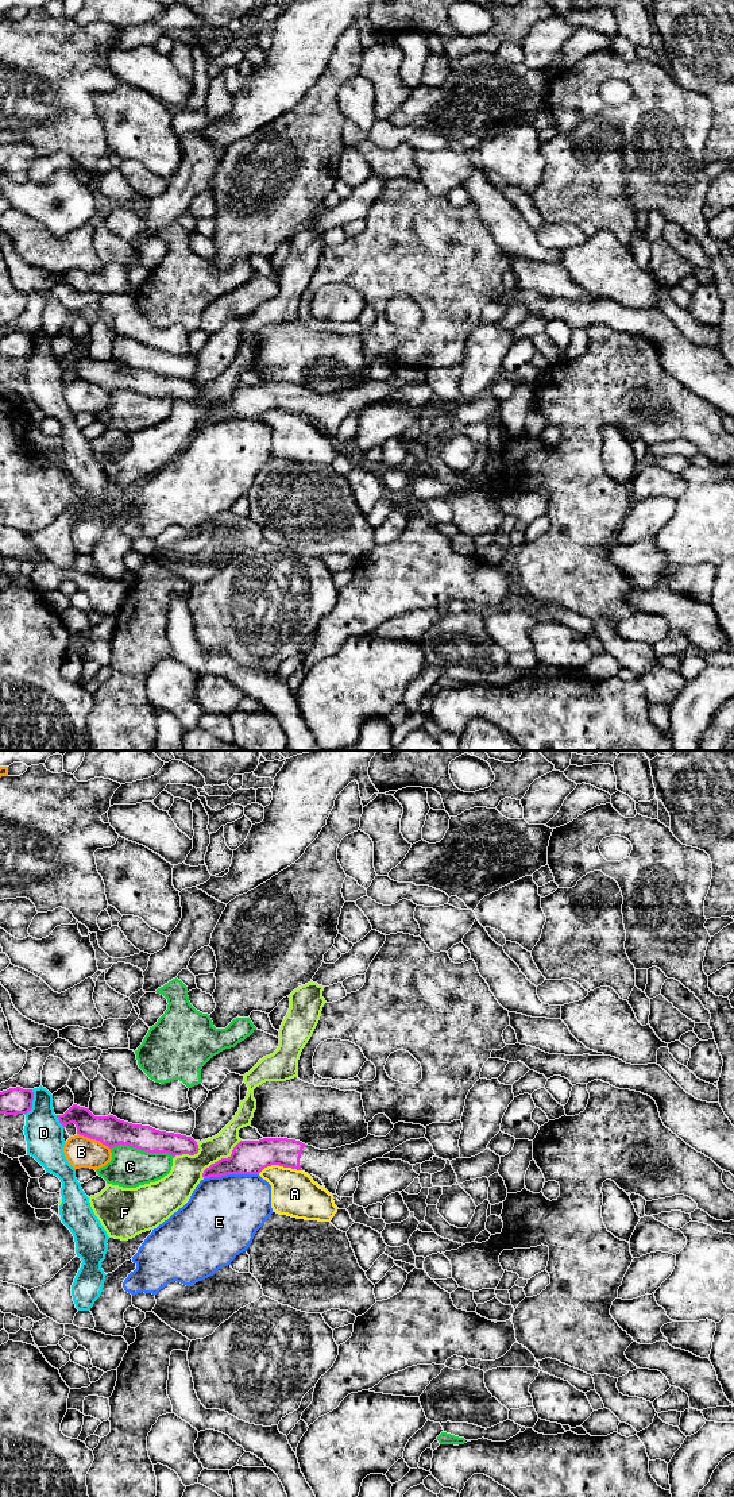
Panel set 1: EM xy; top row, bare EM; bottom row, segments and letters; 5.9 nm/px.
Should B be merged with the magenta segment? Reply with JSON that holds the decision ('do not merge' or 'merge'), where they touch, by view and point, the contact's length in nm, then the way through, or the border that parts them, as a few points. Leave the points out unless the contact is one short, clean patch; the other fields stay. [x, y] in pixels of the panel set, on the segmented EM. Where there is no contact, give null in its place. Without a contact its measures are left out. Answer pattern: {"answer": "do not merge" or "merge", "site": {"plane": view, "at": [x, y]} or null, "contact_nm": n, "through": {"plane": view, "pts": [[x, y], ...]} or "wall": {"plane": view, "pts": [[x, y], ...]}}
{"answer": "do not merge", "site": {"plane": "xy", "at": [93, 1138]}, "contact_nm": 220, "wall": {"plane": "xy", "pts": [[77, 1133], [99, 1139], [109, 1149]]}}

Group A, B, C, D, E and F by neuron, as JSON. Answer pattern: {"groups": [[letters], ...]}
{"groups": [["A"], ["B"], ["C"], ["D"], ["E"], ["F"]]}

